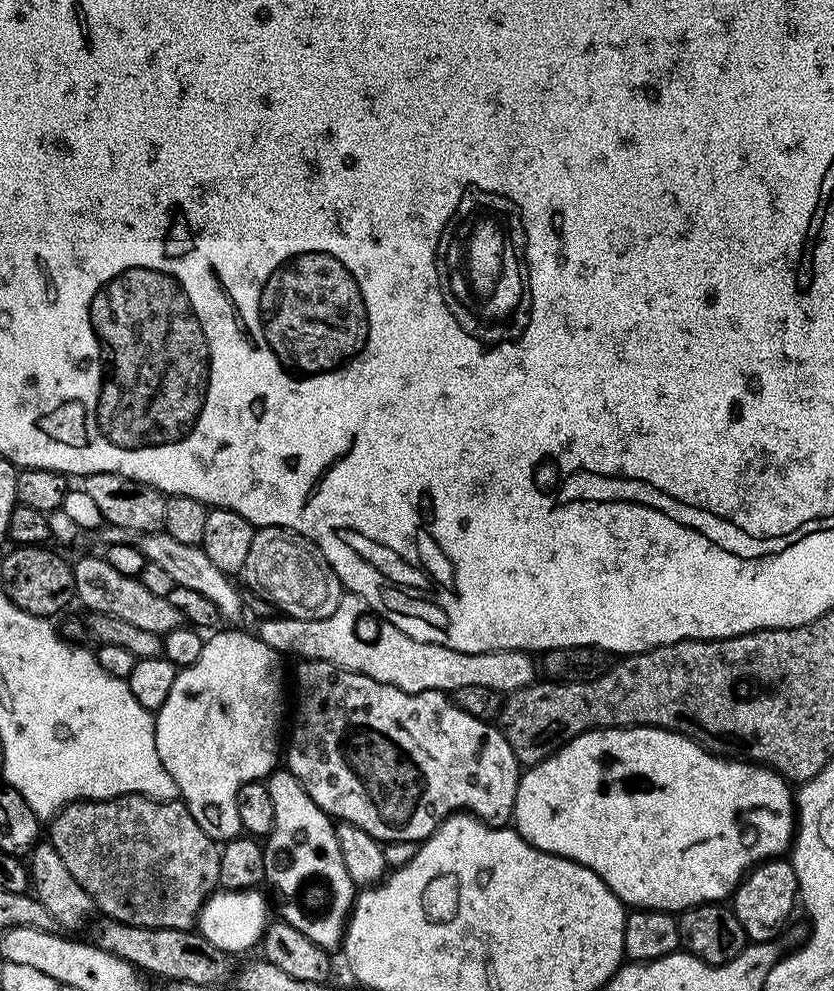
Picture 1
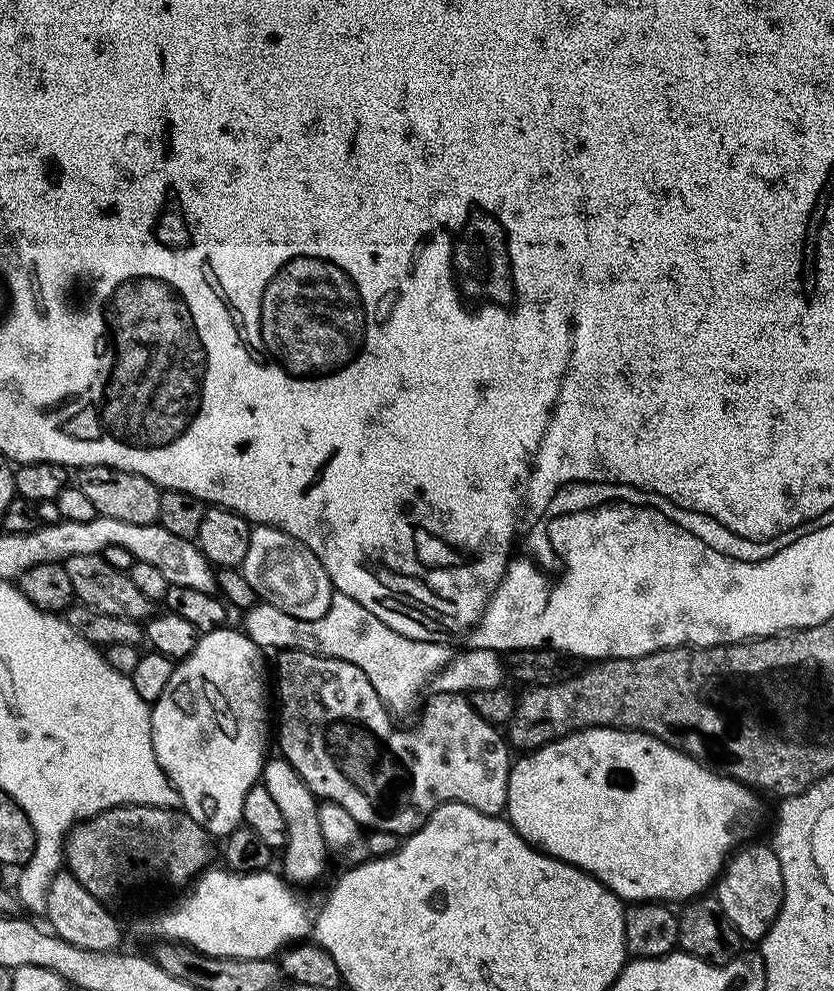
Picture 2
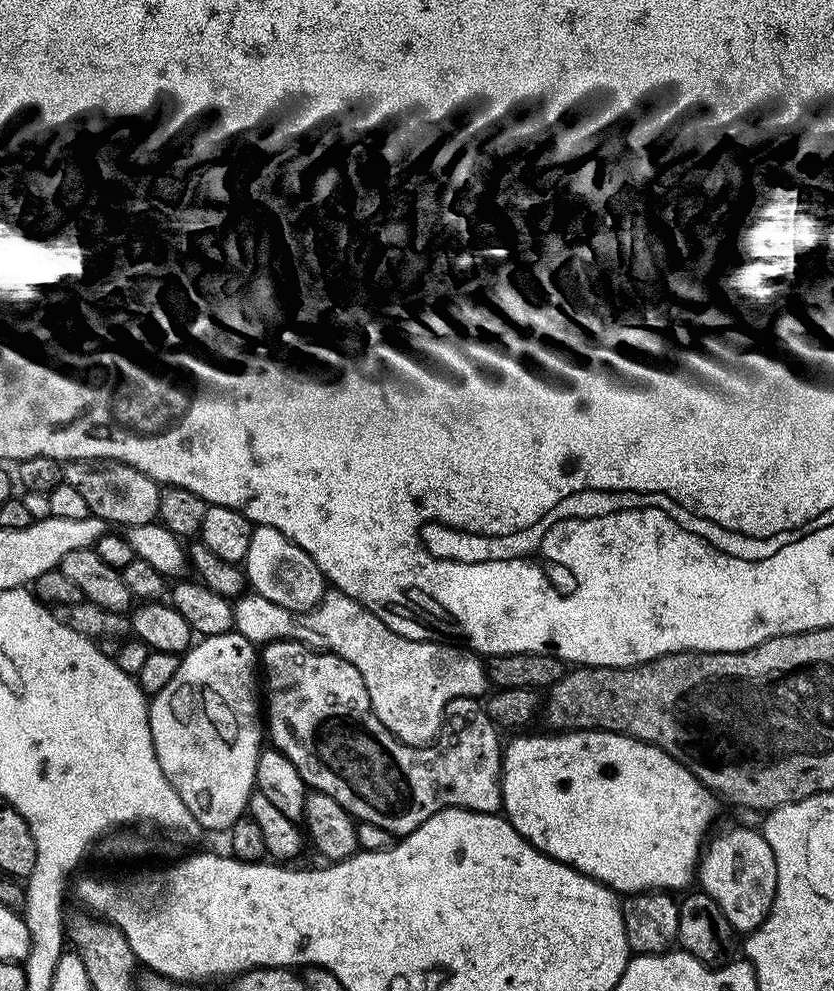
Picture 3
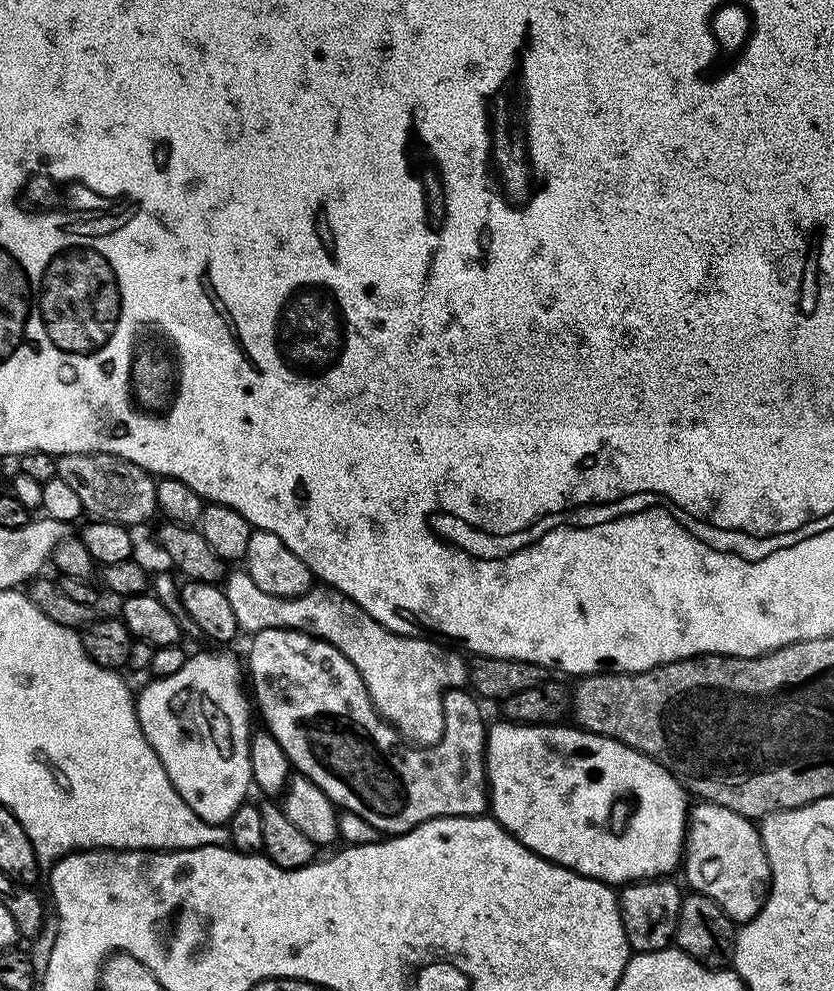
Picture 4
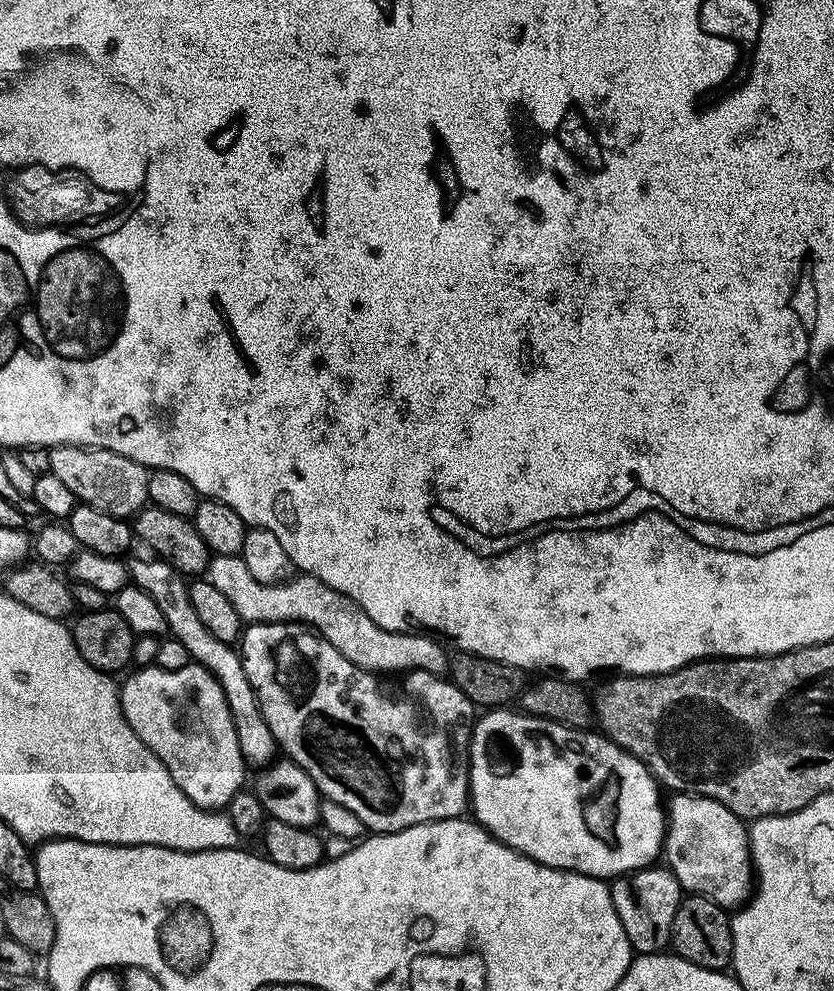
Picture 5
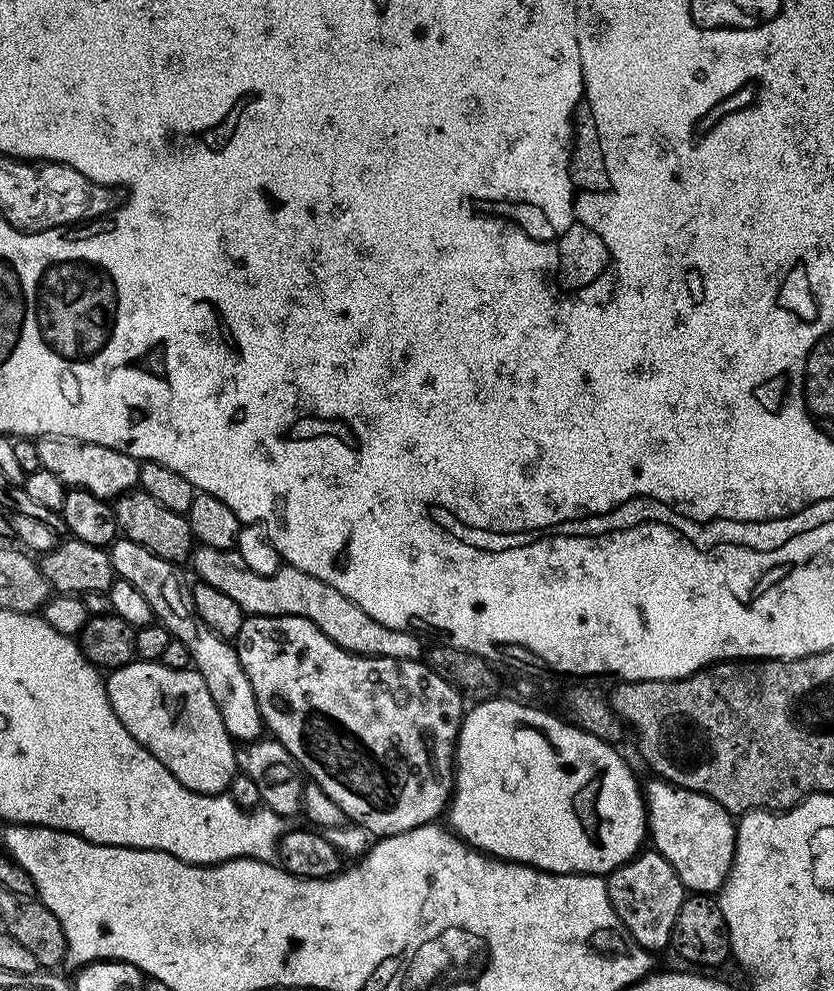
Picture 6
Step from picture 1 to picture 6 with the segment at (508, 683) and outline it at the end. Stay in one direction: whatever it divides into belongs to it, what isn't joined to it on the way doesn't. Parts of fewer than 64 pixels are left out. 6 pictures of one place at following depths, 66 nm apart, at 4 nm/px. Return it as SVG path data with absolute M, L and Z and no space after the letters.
M203 546L193 551L191 564L203 583L234 598L234 602L238 602L238 606L242 606L248 616L301 616L314 622L314 626L318 626L318 630L322 630L322 634L326 634L330 642L342 646L342 650L353 652L355 656L389 656L395 660L415 660L421 655L421 637L417 633L394 630L390 626L382 626L382 622L374 622L374 618L370 618L370 614L366 614L362 606L350 602L346 594L338 594L334 586L326 586L326 582L297 568L282 566L269 576L254 574L254 570L244 566L235 550L214 550Z

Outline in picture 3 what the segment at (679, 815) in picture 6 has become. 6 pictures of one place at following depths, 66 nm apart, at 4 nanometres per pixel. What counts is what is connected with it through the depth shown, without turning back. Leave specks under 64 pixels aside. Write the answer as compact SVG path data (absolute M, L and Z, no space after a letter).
M728 828L716 837L707 841L701 860L697 865L696 880L701 891L714 898L726 914L726 920L734 926L738 934L753 932L769 916L774 894L777 892L777 862L774 861L774 850L770 850L770 842L766 842L763 831L752 828Z

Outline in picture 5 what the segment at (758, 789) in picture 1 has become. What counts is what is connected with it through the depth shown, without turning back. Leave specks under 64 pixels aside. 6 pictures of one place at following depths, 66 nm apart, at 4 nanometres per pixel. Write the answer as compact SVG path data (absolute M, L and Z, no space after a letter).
M508 706L493 707L491 710L485 711L483 713L485 716L481 715L470 729L470 739L466 749L466 765L468 768L470 812L476 823L481 824L494 839L501 840L503 844L510 846L516 852L521 852L524 856L528 856L534 862L545 864L551 868L561 868L564 872L595 876L596 879L605 882L622 876L625 872L637 872L640 868L655 865L664 847L666 808L662 800L660 804L662 788L656 777L652 775L651 770L638 758L631 756L625 748L620 748L603 734L597 734L592 730L567 728L564 724L555 724L537 716L529 716L523 710L515 710L516 712L511 712L511 710L512 708Z

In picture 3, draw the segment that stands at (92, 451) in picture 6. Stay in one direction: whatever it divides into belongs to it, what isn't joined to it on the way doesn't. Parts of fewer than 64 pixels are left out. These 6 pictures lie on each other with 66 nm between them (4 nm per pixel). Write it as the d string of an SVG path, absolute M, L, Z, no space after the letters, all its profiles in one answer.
M69 460L64 464L64 483L74 486L82 493L86 506L90 506L92 515L108 521L109 525L124 524L125 529L153 523L158 517L161 485L157 484L142 470L117 460Z

